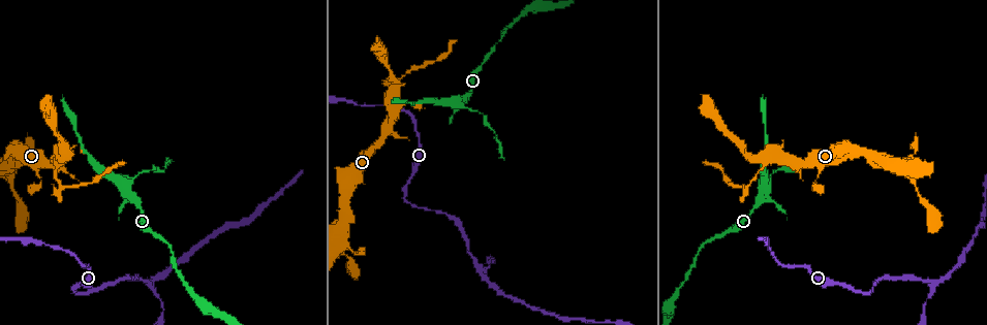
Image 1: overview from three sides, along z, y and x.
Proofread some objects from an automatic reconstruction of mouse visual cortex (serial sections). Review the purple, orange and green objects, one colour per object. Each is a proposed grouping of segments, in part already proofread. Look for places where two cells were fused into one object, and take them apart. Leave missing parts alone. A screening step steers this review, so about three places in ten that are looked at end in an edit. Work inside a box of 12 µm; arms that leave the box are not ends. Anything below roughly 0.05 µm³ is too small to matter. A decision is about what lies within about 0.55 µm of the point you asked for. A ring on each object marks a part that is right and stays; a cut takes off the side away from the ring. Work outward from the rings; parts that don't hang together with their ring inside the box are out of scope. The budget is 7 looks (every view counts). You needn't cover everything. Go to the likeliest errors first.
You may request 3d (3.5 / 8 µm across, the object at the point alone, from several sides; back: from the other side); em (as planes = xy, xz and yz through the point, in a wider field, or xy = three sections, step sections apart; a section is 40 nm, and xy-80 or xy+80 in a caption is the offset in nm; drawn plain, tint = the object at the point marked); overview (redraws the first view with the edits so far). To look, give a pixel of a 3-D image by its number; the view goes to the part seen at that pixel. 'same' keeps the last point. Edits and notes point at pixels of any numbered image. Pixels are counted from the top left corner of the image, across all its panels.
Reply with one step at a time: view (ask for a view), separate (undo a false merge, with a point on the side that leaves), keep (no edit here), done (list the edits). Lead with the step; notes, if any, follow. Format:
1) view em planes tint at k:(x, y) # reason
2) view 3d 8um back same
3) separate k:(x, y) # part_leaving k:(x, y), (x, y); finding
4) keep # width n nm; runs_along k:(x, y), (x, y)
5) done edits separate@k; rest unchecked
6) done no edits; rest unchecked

view 3d 3.5um at 1:(748, 190)

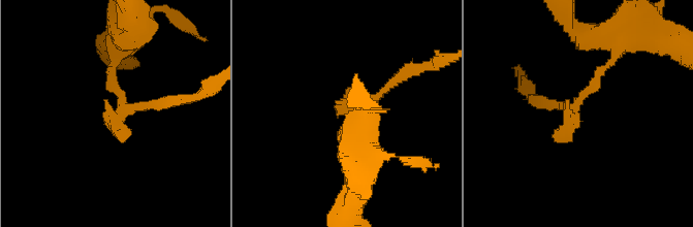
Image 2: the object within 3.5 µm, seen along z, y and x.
view em xy step 5 tint at 2:(121, 107)

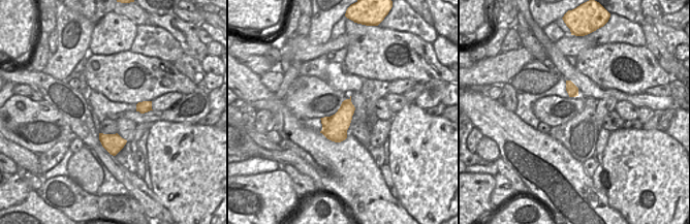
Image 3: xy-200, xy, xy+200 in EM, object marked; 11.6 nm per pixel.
view em xy step 2 tint same # another direction

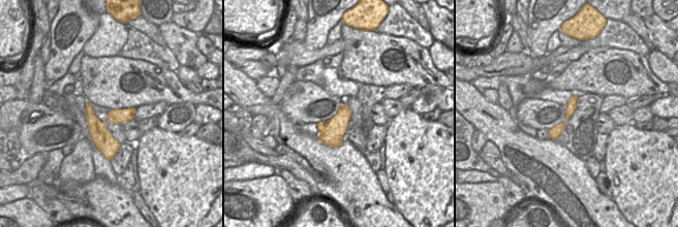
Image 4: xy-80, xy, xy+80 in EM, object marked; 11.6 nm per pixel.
separate 2:(402, 76) # part_leaving 2:(375, 98), (406, 72), (447, 59); a second cell is stuck on

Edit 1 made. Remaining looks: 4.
view 3d 3.5um back at 1:(456, 101) # three arms meet

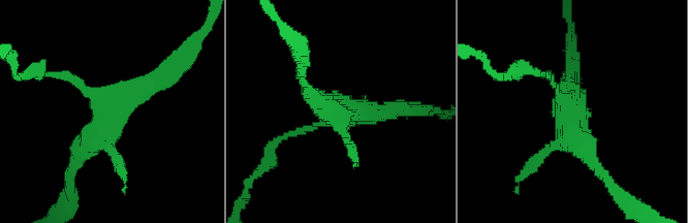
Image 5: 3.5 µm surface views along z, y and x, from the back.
view em xy step 2 tint at 5:(344, 114)

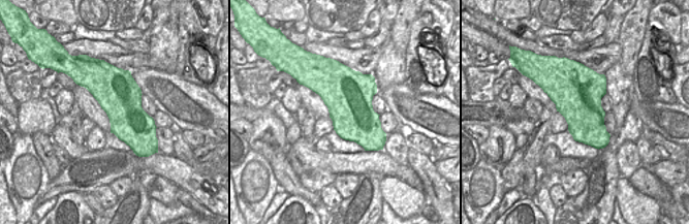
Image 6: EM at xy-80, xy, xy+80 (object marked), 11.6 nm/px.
keep # runs_along 5:(73, 163), (121, 99), (168, 68); one cell here

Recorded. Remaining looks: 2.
view 3d 3.5um at 1:(74, 292)

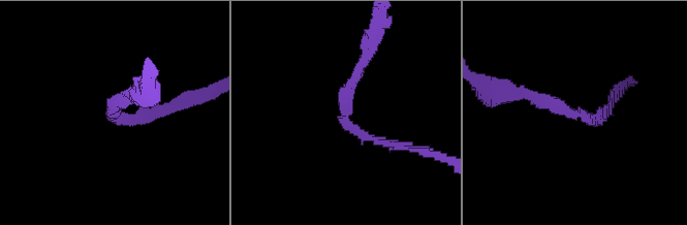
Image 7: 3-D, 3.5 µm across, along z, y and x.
view em xy step 5 tint at 7:(111, 118) # arm_widths 150, 150 nm

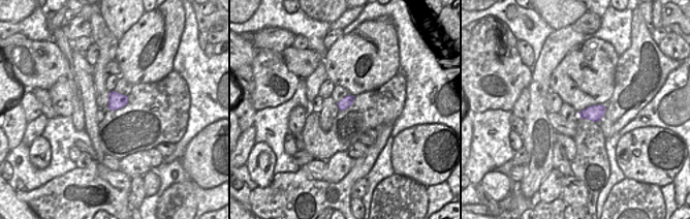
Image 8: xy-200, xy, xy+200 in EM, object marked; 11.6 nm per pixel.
keep # all the same cell

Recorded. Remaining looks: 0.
done edits separate@2; rest unchecked

